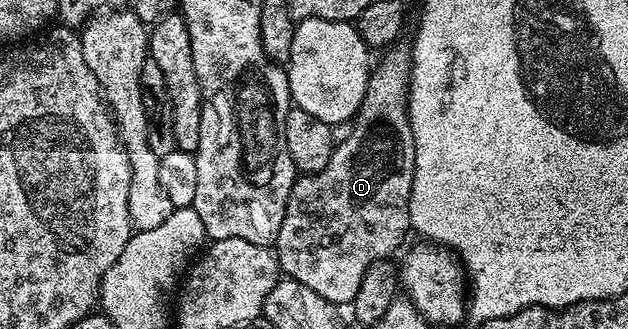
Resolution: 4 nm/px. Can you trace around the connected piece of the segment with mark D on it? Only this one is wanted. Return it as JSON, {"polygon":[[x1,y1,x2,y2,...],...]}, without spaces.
{"polygon":[[398,41,384,52,381,60,376,60,375,66,370,70,367,89,363,93,361,108,353,116,351,122,353,128,347,137,347,141,336,144,331,153,331,161,327,161,327,166,314,175,301,175,293,183,291,197,287,201,287,209,283,213,283,225,279,225,277,242,275,244,275,254,277,256,277,266,280,274,285,277,303,277,303,281,319,297,323,297,329,303,338,305,352,304,355,293,359,293,359,284,363,281,363,273,375,265,375,261,388,259,394,253,393,250,405,239,405,234,410,234,409,225,409,198,411,197,411,185,413,184,413,174,415,173,415,137,411,133,411,121,409,120,409,78,413,68,413,52,408,46,404,47,404,42]]}

